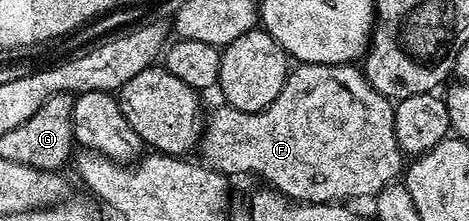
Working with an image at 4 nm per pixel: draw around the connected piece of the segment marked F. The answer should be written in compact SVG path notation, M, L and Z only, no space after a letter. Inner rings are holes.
M302 63L293 66L288 73L288 80L284 82L282 93L266 109L261 111L239 111L227 105L220 108L206 119L206 126L202 132L202 138L198 143L198 151L201 151L203 162L218 171L222 175L235 177L235 175L257 175L265 179L269 188L275 189L299 204L302 203L331 203L339 204L341 201L352 201L348 199L364 199L375 197L383 191L386 185L390 185L401 174L402 152L394 135L394 103L382 93L378 93L368 83L363 70L359 66L346 63L335 63L334 65L322 65L321 63Z

